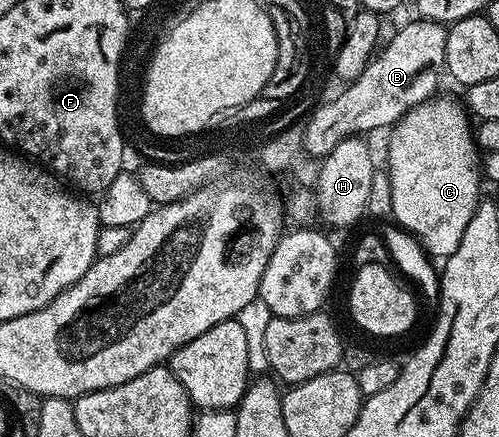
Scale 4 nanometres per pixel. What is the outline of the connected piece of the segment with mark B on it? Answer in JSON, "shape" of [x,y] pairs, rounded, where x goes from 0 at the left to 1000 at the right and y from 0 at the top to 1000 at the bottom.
{"shape":[[[830,48],[798,62],[794,82],[782,94],[780,105],[758,117],[743,133],[719,178],[689,195],[689,208],[675,229],[635,240],[637,245],[623,261],[623,272],[605,291],[613,304],[613,336],[623,350],[625,364],[645,366],[653,362],[655,352],[667,348],[667,339],[675,339],[675,330],[683,330],[683,320],[693,316],[735,311],[741,297],[760,297],[766,288],[790,291],[792,281],[810,261],[818,261],[830,243],[840,243],[848,233],[858,233],[862,224],[874,222],[878,206],[872,204],[880,197],[880,160],[884,169],[890,158],[896,59],[886,50]]]}

